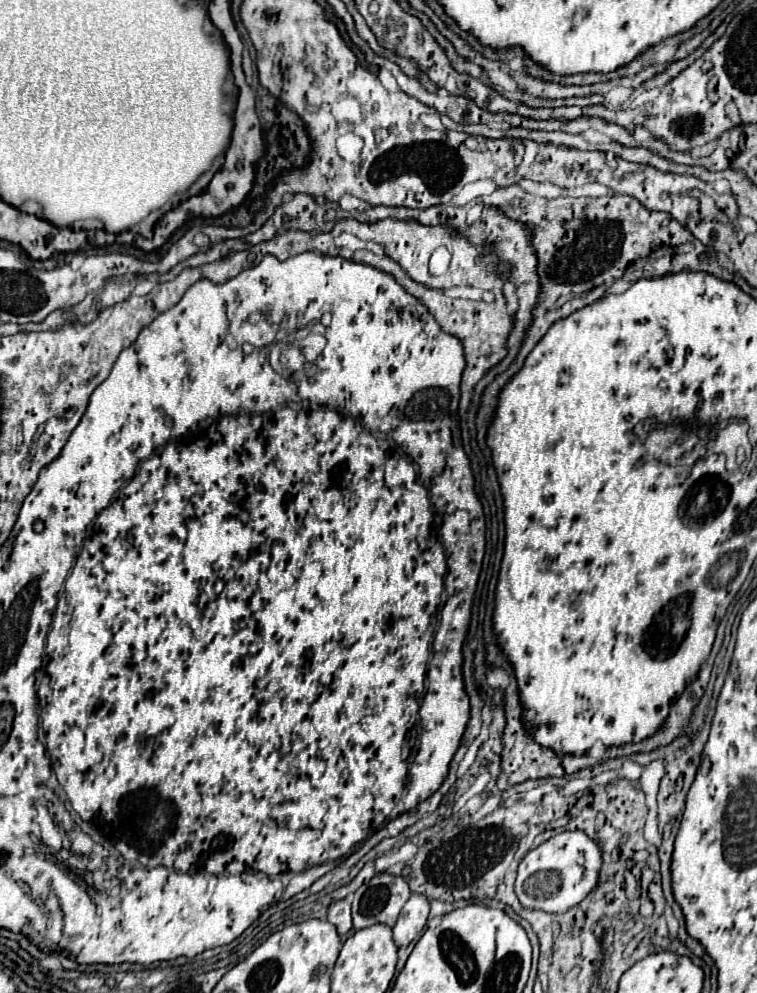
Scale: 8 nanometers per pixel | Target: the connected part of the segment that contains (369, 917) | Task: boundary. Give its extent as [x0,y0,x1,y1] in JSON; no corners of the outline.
[352,873,410,929]

